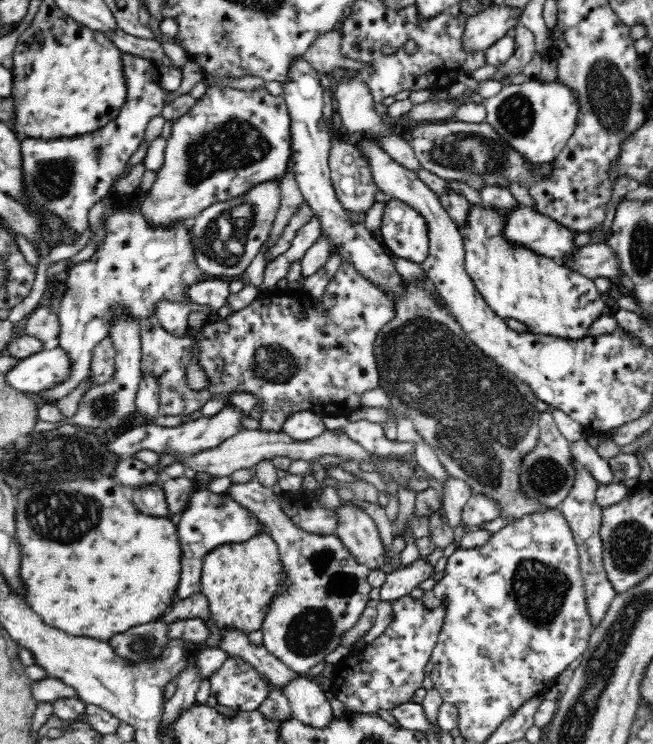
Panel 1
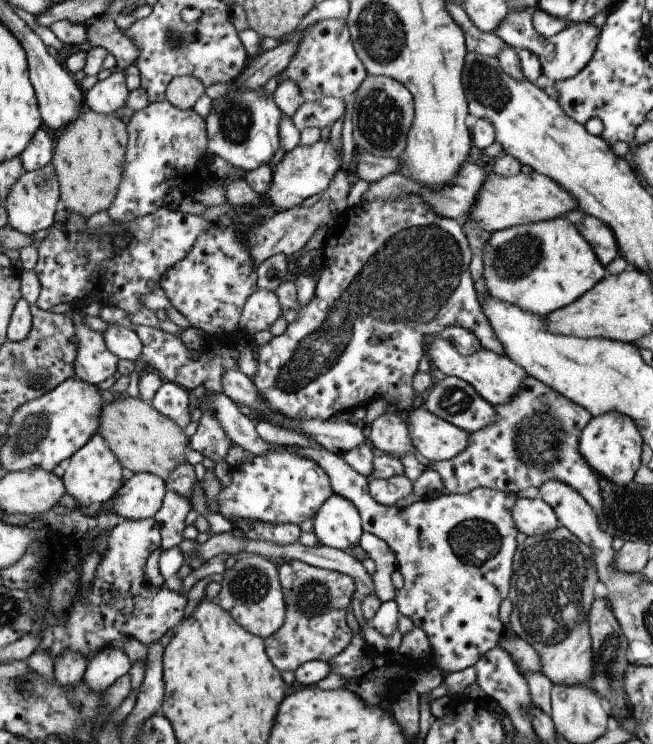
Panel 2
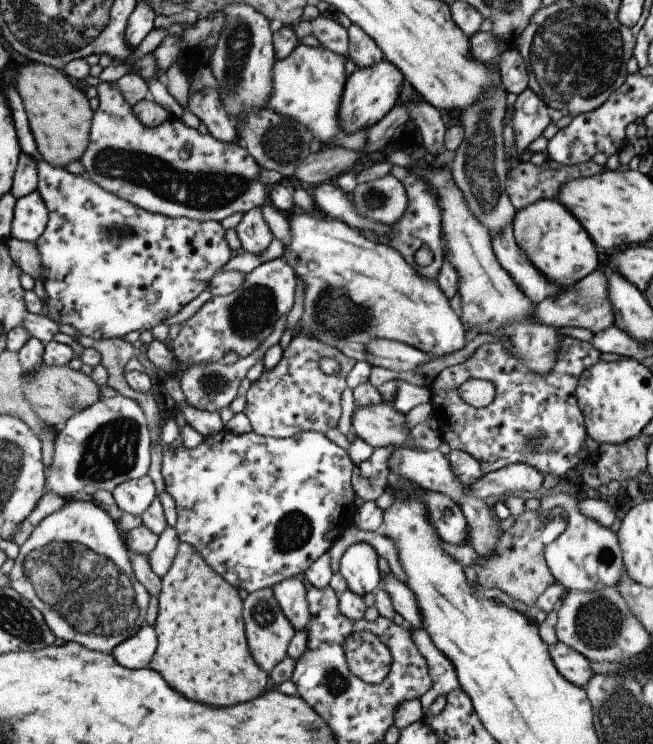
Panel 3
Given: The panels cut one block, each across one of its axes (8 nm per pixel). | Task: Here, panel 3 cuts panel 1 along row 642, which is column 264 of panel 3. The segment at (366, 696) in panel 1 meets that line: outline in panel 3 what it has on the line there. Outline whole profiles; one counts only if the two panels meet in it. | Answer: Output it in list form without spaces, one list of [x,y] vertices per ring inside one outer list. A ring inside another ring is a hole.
[[[296,330],[292,342],[283,351],[282,360],[272,370],[262,372],[262,376],[251,385],[246,394],[247,404],[243,413],[250,419],[252,432],[258,436],[282,439],[307,431],[317,431],[326,435],[329,430],[338,427],[342,414],[341,396],[347,388],[346,377],[356,362],[354,358],[348,358],[339,349],[332,348],[314,336],[308,336]],[[322,358],[334,358],[342,366],[342,369],[330,376],[324,374],[320,370]]]

